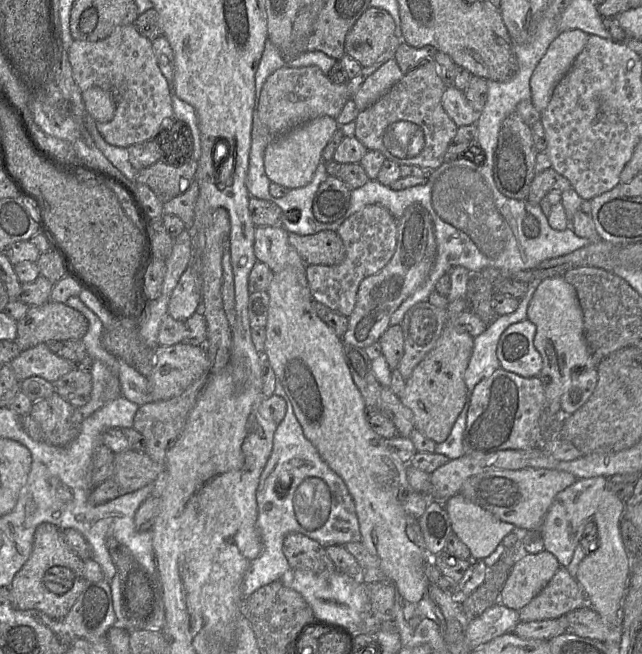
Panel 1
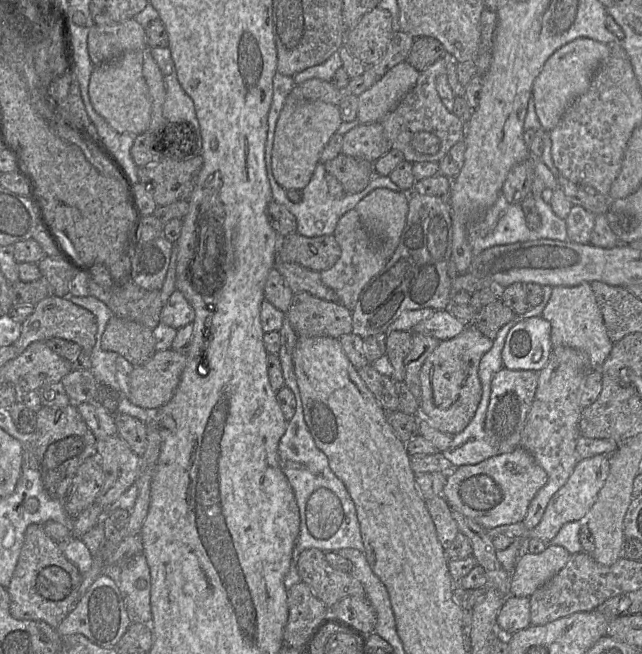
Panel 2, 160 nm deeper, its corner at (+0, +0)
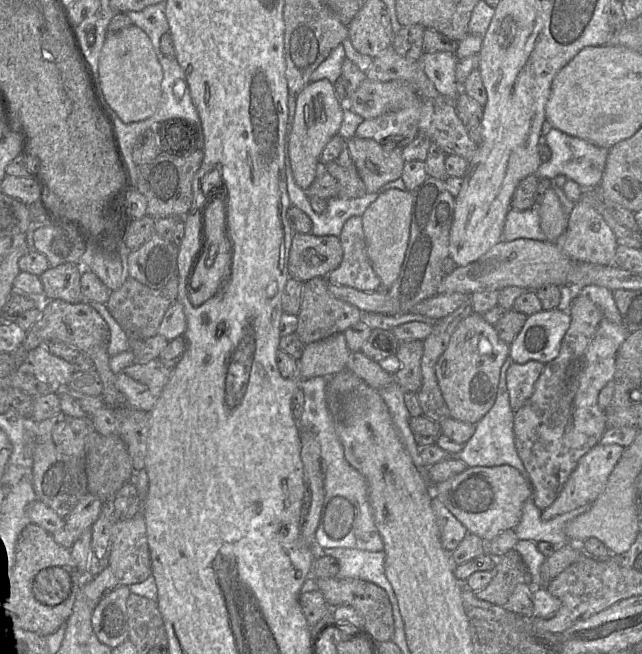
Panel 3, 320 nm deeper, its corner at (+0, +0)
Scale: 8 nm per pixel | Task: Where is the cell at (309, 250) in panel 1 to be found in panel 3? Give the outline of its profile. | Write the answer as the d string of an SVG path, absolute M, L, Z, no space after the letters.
M294 232L288 256L288 273L290 278L302 283L315 277L326 277L341 263L343 250L340 240L336 236L315 236Z

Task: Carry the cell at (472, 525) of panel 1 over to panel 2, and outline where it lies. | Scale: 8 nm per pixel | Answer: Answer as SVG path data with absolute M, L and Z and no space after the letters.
M599 454L581 459L575 466L567 482L552 496L544 515L537 526L528 530L524 523L515 523L487 529L487 534L493 539L499 534L512 538L537 538L548 543L557 535L559 530L568 522L584 522L598 494L608 477L610 470L610 455Z

